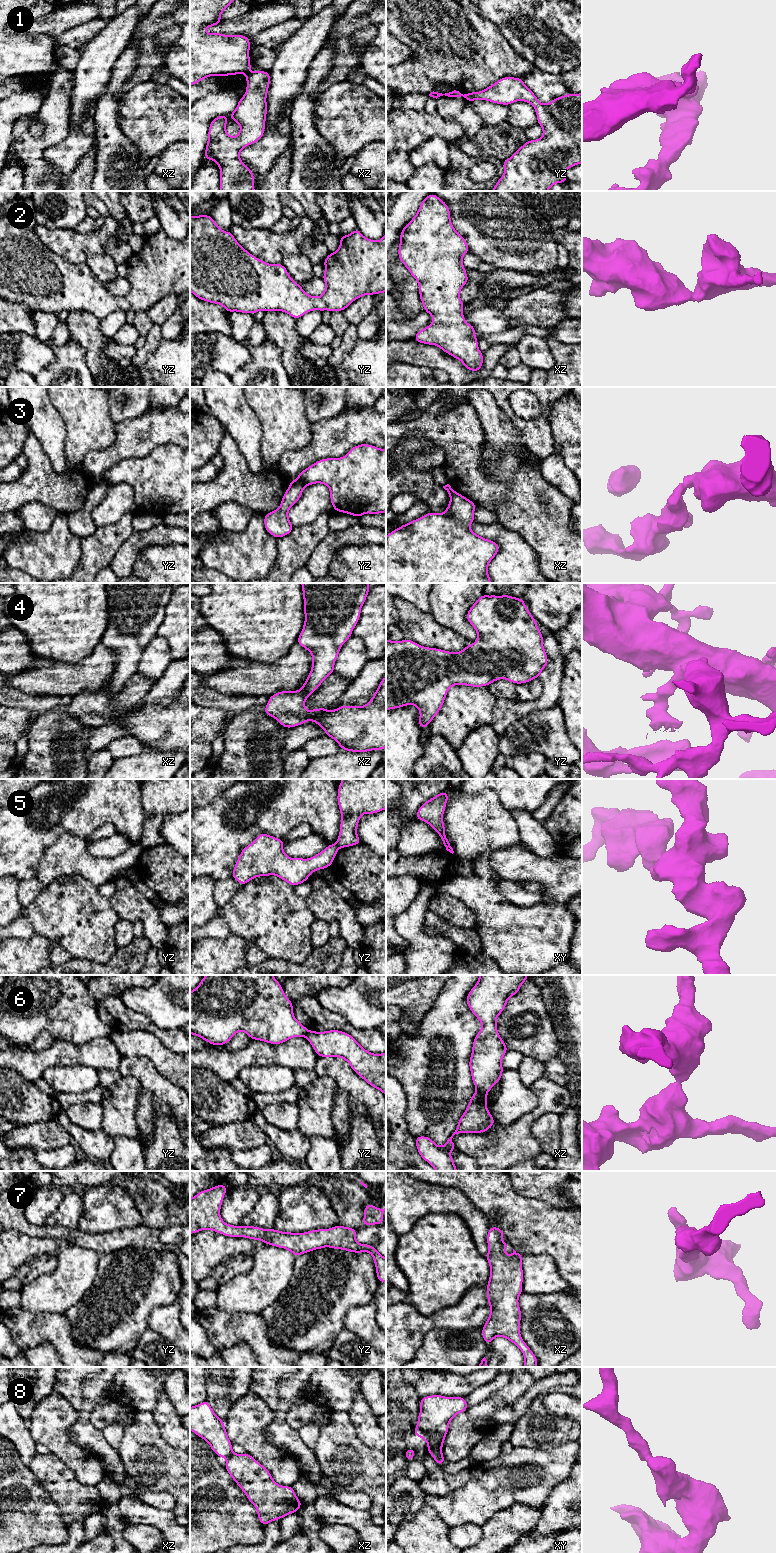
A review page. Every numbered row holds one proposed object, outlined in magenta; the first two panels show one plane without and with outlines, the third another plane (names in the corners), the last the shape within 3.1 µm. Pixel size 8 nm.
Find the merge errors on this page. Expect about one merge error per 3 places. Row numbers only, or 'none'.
1, 3, 5, 6, 8

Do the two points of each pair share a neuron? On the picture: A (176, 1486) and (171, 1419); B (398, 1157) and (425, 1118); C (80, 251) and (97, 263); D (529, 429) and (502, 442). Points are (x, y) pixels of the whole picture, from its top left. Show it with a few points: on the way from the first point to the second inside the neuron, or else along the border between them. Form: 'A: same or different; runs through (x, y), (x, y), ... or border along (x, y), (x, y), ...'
A: different; border along (158, 1428), (160, 1436), (167, 1443), (179, 1449)
B: different; border along (404, 1114), (407, 1128), (414, 1137)
C: different; border along (105, 252), (99, 255), (92, 255), (85, 263)
D: different; border along (505, 415), (519, 431), (524, 446), (532, 453)

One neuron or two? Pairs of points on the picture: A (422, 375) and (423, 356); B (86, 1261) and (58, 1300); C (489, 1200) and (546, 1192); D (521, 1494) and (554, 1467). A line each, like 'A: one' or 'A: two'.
A: two
B: one
C: two
D: one

